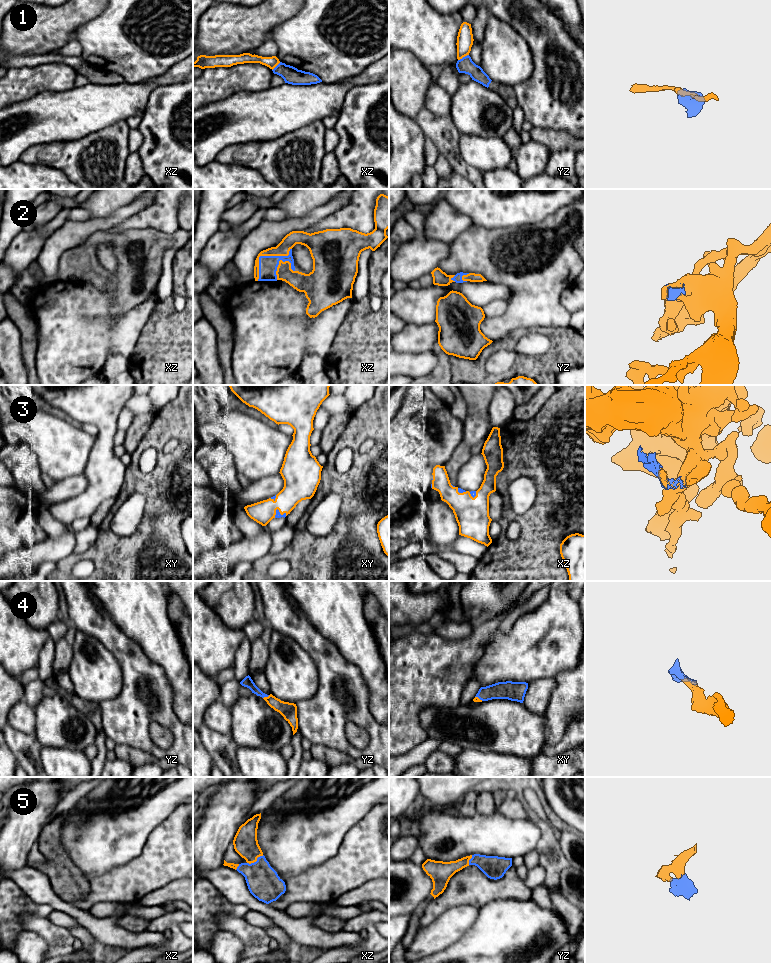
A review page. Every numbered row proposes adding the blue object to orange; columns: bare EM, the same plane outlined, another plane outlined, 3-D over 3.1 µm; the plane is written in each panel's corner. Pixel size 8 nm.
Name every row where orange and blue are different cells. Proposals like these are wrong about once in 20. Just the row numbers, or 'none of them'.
none of them

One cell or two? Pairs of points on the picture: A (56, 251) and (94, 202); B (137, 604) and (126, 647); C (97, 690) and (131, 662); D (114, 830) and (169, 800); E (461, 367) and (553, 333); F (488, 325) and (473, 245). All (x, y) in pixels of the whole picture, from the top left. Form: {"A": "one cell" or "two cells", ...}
{"A": "two cells", "B": "two cells", "C": "two cells", "D": "one cell", "E": "one cell", "F": "one cell"}

